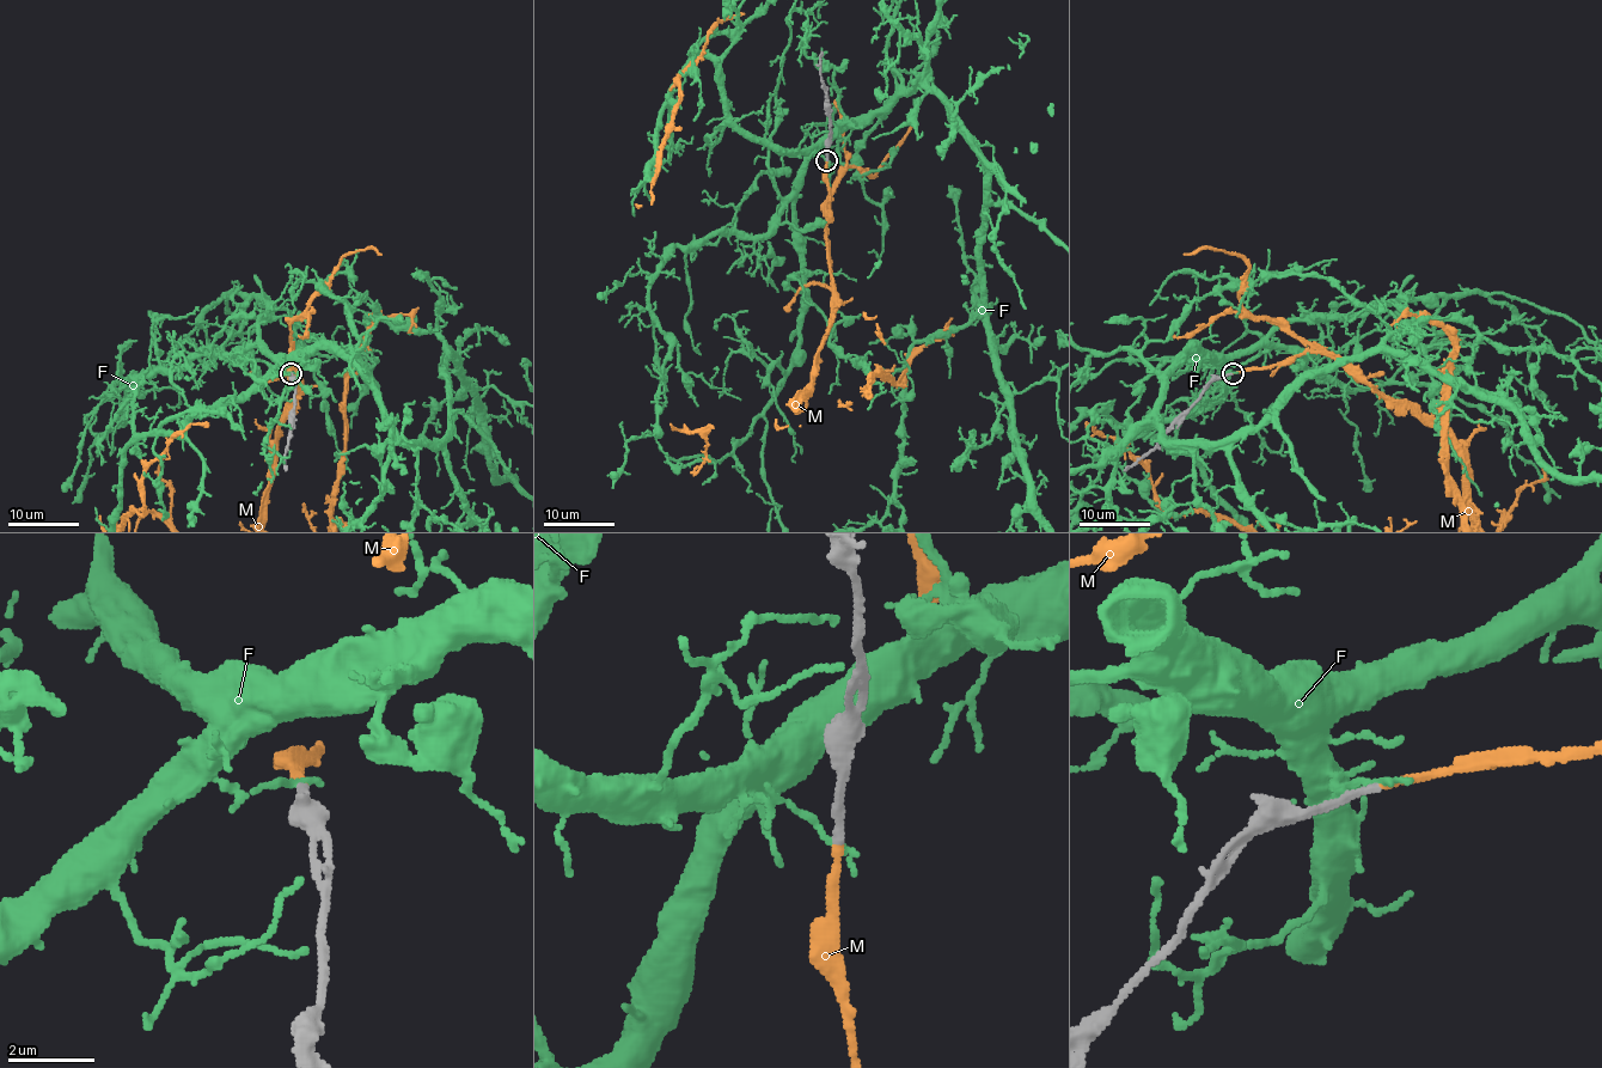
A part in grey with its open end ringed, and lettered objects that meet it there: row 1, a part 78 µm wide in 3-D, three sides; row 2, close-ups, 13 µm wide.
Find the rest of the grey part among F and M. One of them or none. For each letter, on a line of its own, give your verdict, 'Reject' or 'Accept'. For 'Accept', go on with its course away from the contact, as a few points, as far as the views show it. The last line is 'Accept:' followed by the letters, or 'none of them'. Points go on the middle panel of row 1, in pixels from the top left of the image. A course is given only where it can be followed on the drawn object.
F: Reject
M: Accept
Accept: M

